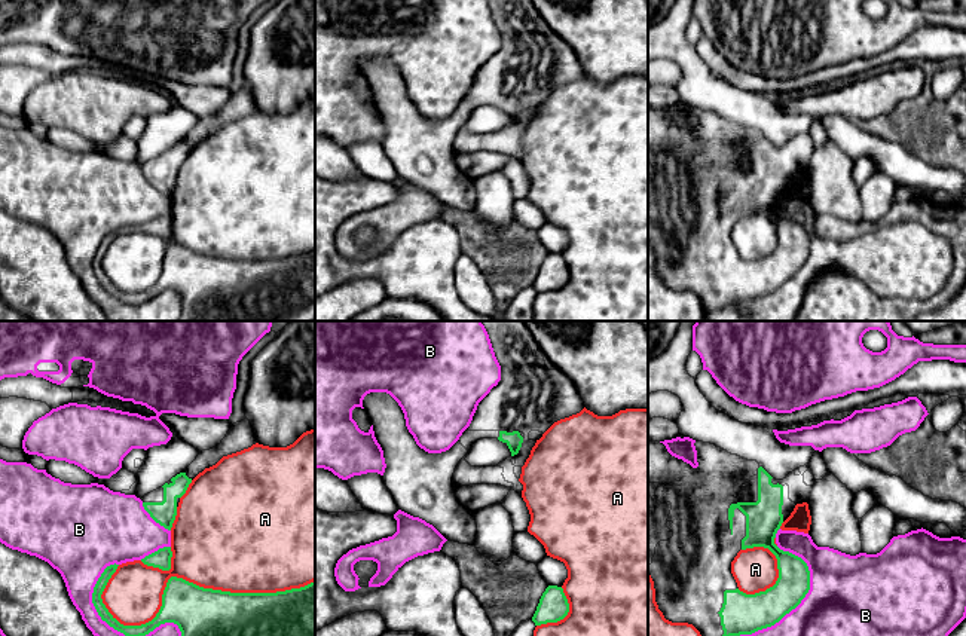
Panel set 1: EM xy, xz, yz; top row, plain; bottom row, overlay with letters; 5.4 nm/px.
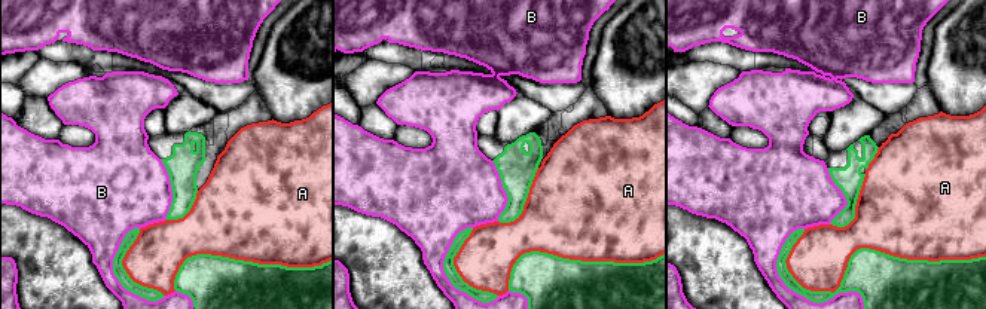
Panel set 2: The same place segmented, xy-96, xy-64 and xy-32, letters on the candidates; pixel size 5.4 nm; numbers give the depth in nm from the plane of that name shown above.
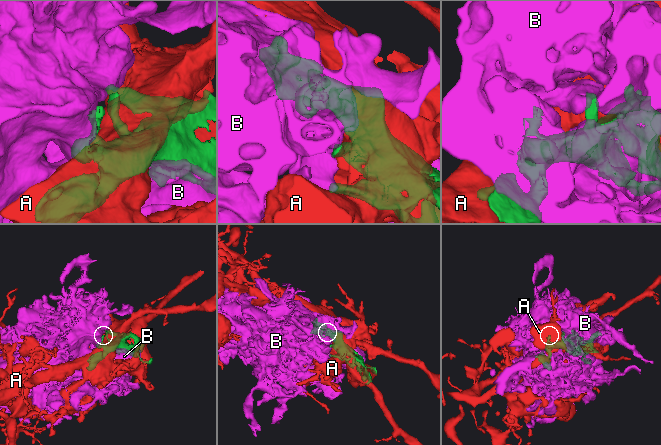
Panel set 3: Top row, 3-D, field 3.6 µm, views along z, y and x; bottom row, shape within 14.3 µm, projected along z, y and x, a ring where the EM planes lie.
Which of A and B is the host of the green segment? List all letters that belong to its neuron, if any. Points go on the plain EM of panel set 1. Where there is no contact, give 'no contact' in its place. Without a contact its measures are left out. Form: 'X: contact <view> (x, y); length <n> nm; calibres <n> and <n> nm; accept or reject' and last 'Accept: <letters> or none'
A: contact xy (193, 251); length 1150 nm; calibres 380 and 480 nm; reject
B: contact xy (127, 302); length 600 nm; calibres 100 and 220 nm; reject
Accept: none

